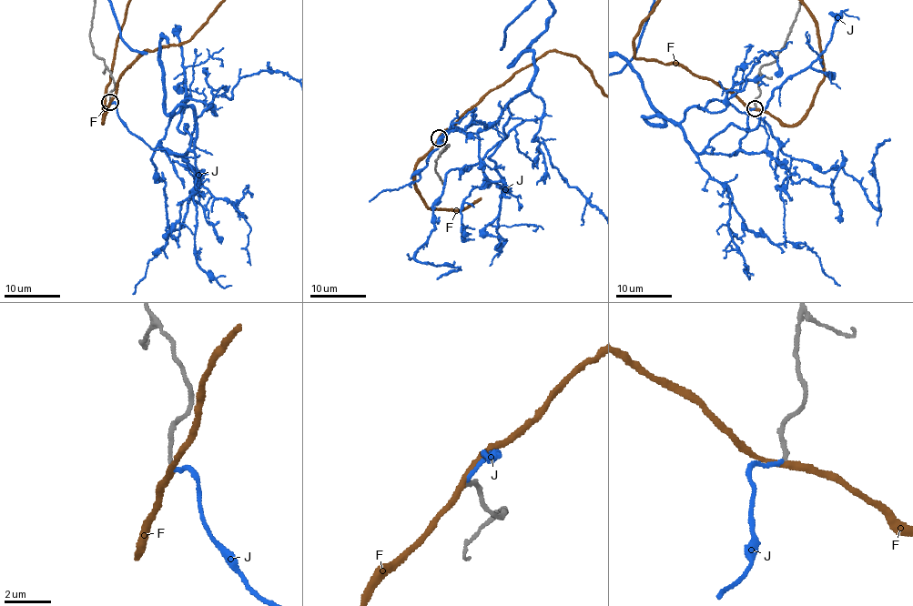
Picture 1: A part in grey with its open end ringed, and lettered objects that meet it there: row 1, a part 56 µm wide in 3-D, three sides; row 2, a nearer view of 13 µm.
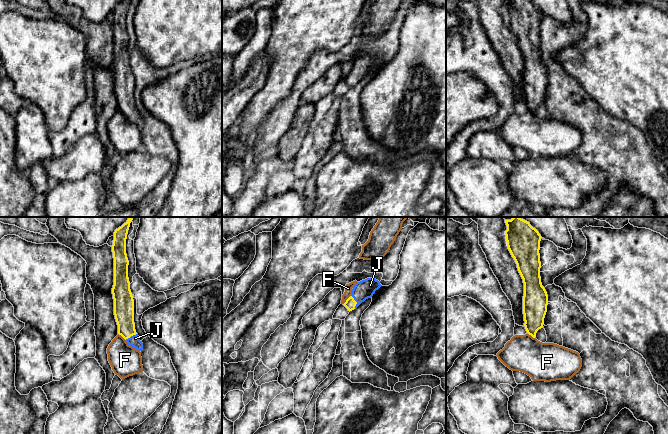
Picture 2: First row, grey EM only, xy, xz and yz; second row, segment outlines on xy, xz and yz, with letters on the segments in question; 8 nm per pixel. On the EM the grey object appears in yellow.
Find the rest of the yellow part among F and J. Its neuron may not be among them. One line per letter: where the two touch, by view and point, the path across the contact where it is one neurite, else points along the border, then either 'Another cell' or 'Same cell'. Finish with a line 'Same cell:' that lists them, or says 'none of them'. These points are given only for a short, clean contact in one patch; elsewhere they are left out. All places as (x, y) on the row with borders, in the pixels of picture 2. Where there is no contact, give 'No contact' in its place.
F: Touches yellow at xz (346, 300). Boundary: xz (350, 295), (343, 304). Another cell
J: Touches yellow at xz (355, 301). Path across: xz (350, 303), (355, 301), (364, 289). Same cell
Same cell: J

